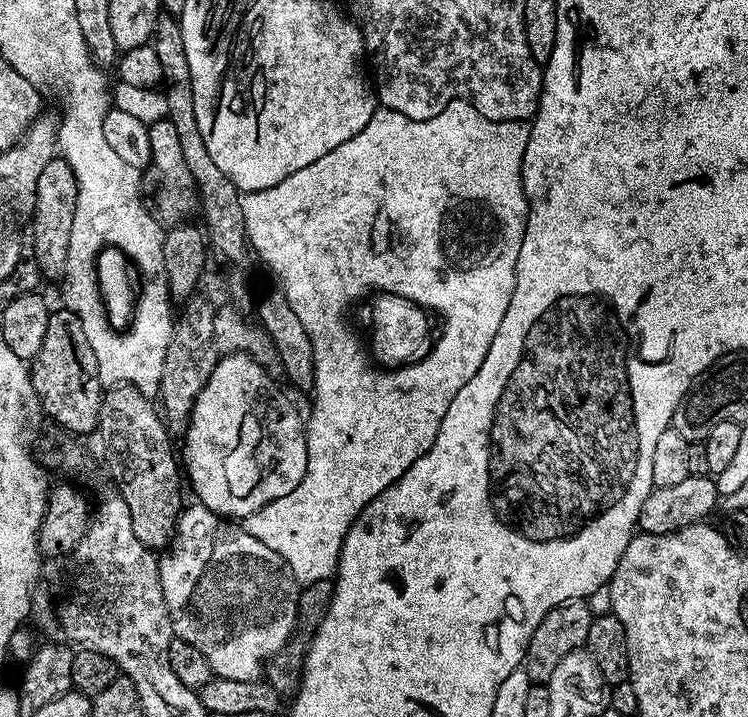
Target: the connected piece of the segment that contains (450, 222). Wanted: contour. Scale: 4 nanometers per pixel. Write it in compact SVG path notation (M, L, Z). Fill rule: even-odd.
M459 98L451 100L443 110L437 112L434 118L425 120L408 120L402 114L380 106L377 107L374 118L370 118L370 122L366 122L366 126L358 130L354 138L350 138L350 142L342 142L342 146L334 146L330 154L322 154L318 162L310 162L310 166L290 174L290 178L278 182L278 186L241 195L240 205L244 225L248 228L248 243L250 246L258 246L258 249L262 246L262 242L258 240L258 236L254 236L254 232L260 232L260 228L280 228L280 224L284 224L284 228L292 228L292 224L304 224L304 216L296 220L296 212L298 208L300 212L308 208L308 224L304 224L304 228L308 228L308 320L304 323L304 329L312 347L316 401L312 404L312 424L310 420L310 436L306 440L308 455L306 474L304 481L294 486L293 492L287 499L278 498L271 505L262 506L262 510L246 517L248 532L254 534L254 538L264 540L266 546L270 546L278 554L282 554L290 570L296 573L297 580L311 582L332 580L335 577L336 570L340 567L340 551L352 523L360 516L363 508L376 497L377 492L386 490L394 482L398 482L398 478L402 478L402 474L410 470L412 463L422 458L422 454L426 454L430 446L434 446L434 438L438 438L438 430L442 426L442 418L446 418L446 410L450 410L450 402L454 402L454 398L458 398L458 390L462 390L462 386L466 386L466 382L470 382L470 378L478 374L478 366L482 366L490 350L490 342L500 325L516 277L514 262L518 258L520 239L524 236L524 217L528 215L528 199L524 196L522 182L522 162L529 138L530 127L527 123L487 120L485 116L474 111L468 101ZM367 288L377 288L375 290L377 293L389 292L412 300L429 313L437 312L440 315L438 335L423 358L393 367L391 370L381 370L370 363L365 349L363 352L352 341L352 336L344 325L344 311L347 310L348 303L355 296L362 295Z

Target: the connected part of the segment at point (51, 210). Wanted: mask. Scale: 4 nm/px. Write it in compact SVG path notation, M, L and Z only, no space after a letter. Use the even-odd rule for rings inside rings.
M53 158L46 162L42 174L38 174L38 186L34 198L34 210L30 221L30 240L32 236L31 259L45 277L52 280L64 276L64 267L68 264L70 230L74 226L74 206L78 198L74 170L70 162L63 158Z

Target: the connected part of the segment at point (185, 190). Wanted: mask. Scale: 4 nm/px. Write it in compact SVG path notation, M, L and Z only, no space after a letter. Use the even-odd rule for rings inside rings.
M169 120L154 121L148 125L150 136L150 160L147 168L142 172L140 195L150 209L153 218L161 226L183 224L189 219L191 212L198 208L194 178L186 166L182 145L178 134L174 130L174 122Z

